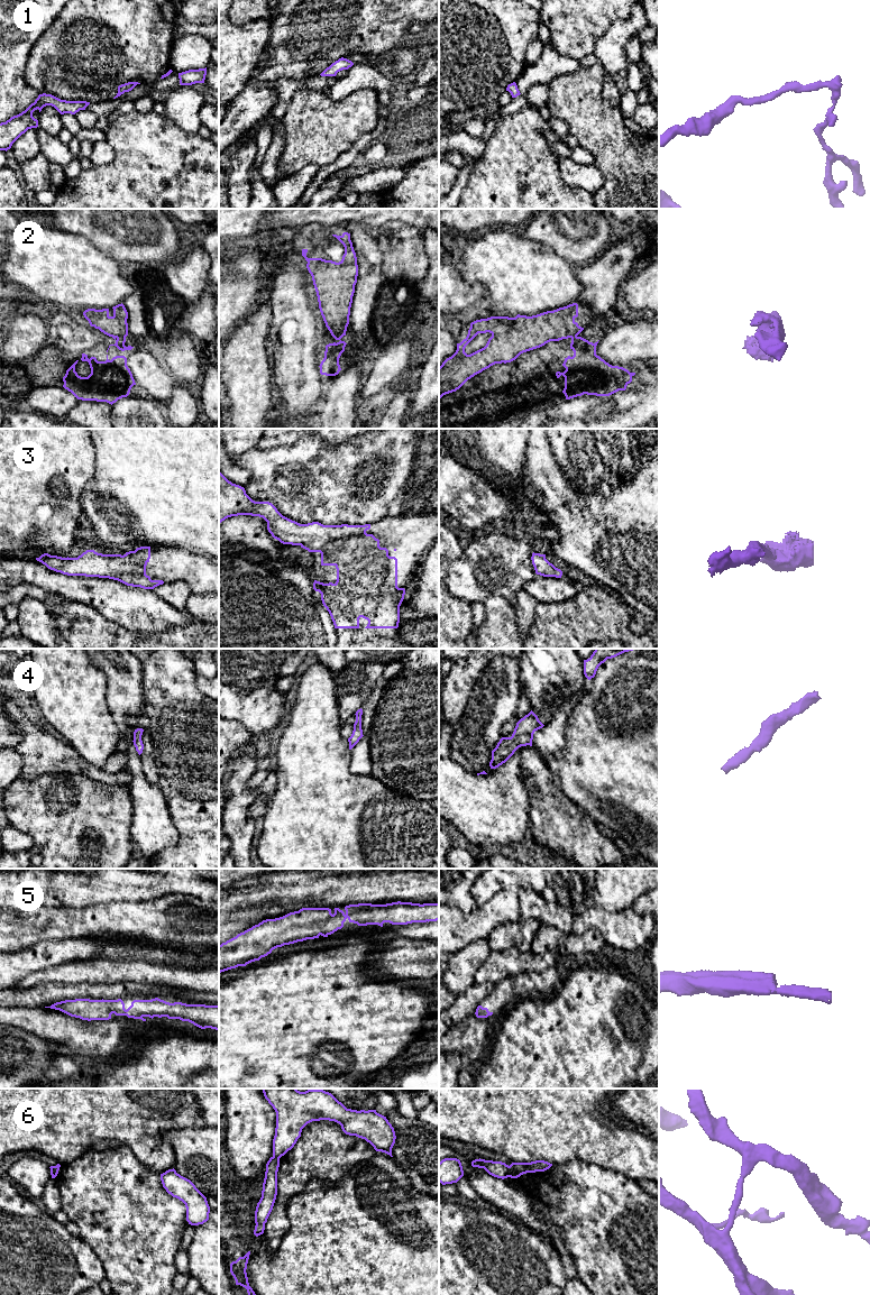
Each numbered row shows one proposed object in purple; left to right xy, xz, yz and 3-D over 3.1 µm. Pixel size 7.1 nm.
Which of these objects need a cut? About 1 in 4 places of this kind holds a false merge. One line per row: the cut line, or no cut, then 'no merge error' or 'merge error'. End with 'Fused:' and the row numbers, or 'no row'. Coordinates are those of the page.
1: cut none; no merge error
2: cut xy (125, 336), (117, 338); merge error
3: cut none; no merge error
4: cut none; no merge error
5: cut none; no merge error
6: cut yz (509, 1166), (506, 1176); merge error
Fused: 2, 6

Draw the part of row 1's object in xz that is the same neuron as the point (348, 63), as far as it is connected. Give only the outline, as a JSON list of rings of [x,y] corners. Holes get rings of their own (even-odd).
[[[339,58],[335,63],[332,63],[329,67],[327,67],[320,75],[321,76],[336,76],[338,72],[342,70],[348,70],[351,67],[354,63],[347,58]]]

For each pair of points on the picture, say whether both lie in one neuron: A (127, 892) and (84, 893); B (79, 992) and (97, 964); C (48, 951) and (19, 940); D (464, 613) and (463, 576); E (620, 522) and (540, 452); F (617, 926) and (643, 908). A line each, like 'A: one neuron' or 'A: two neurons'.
A: one neuron
B: two neurons
C: two neurons
D: two neurons
E: one neuron
F: two neurons

